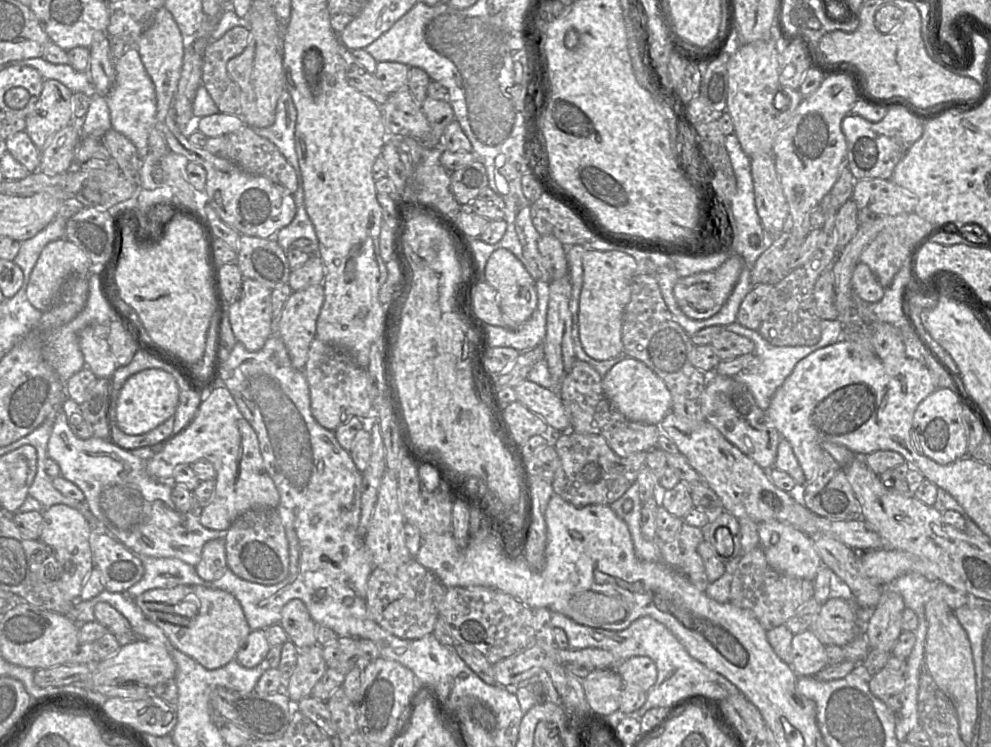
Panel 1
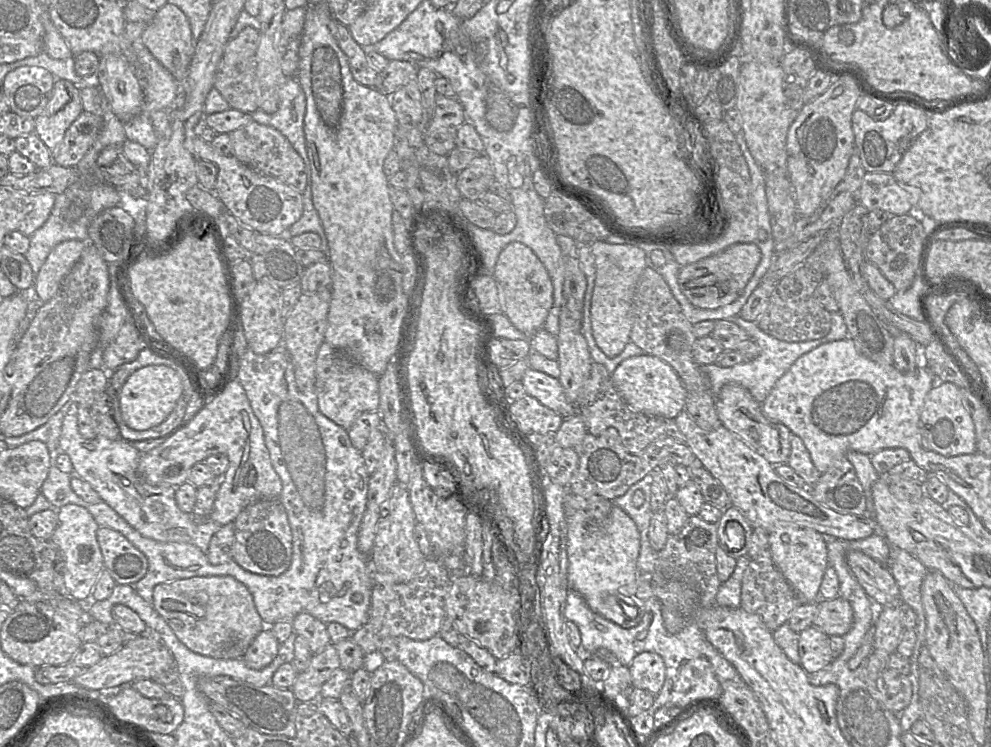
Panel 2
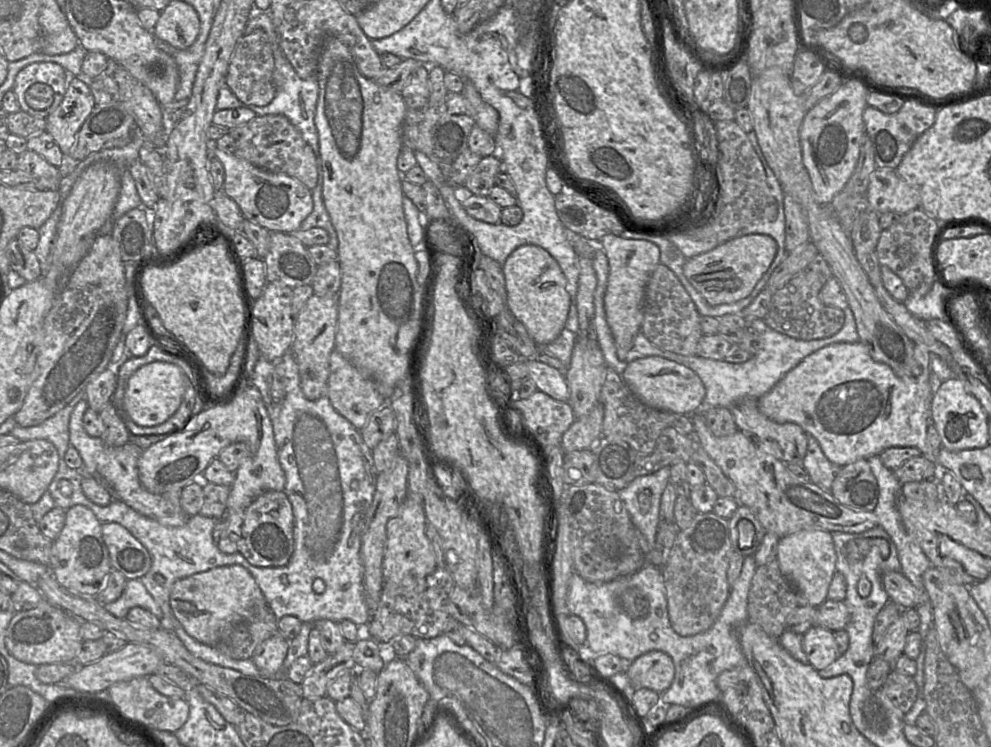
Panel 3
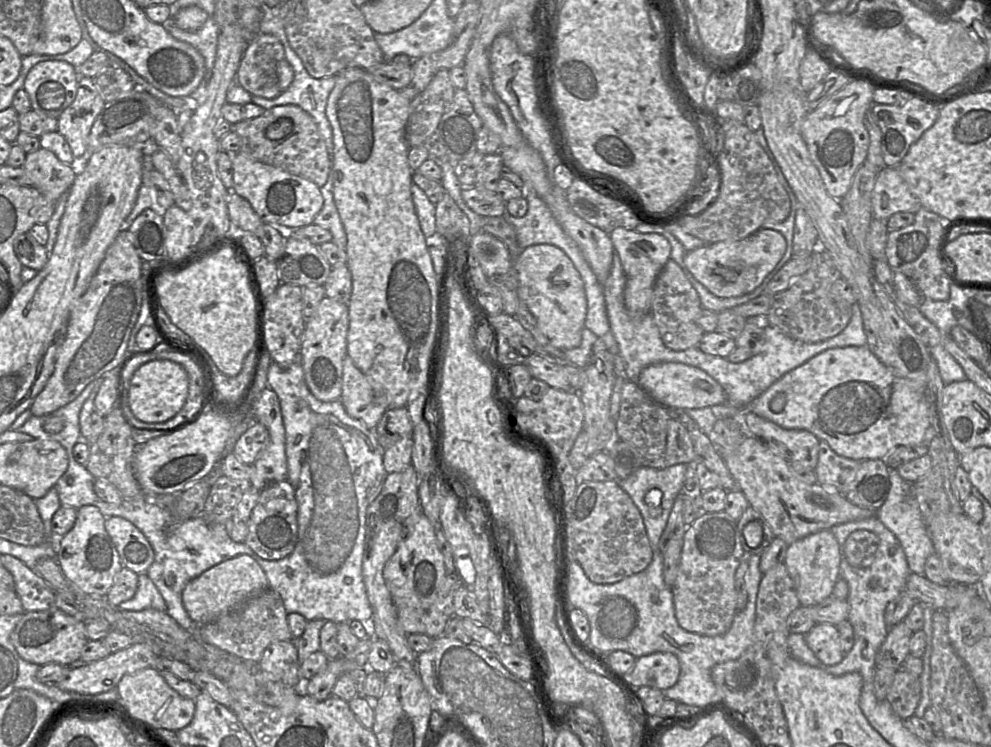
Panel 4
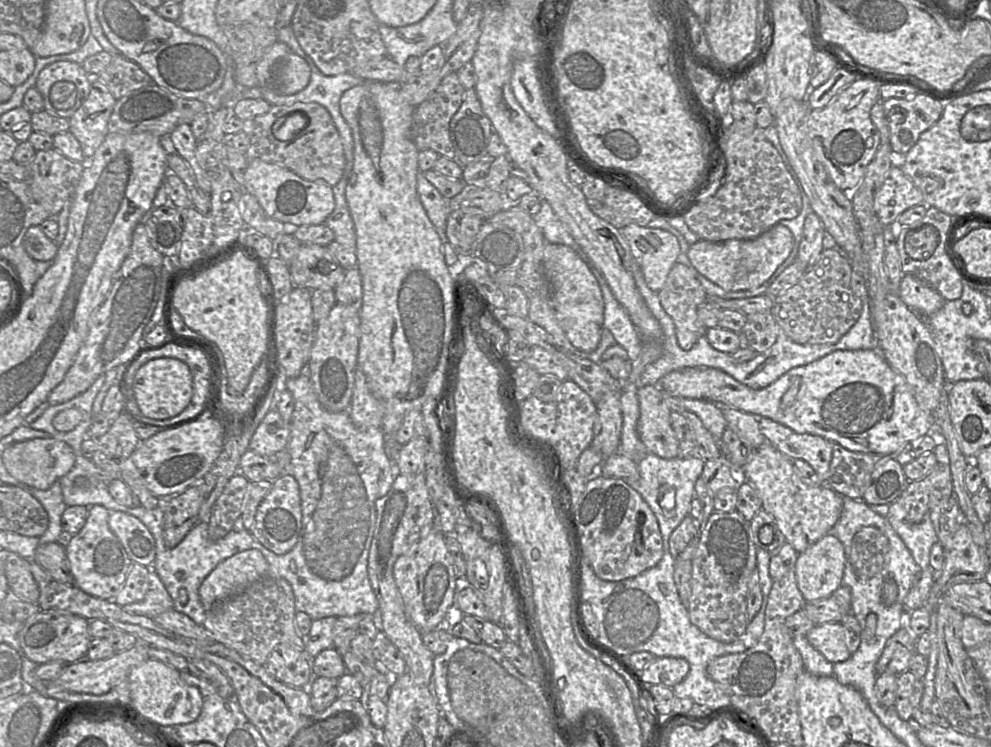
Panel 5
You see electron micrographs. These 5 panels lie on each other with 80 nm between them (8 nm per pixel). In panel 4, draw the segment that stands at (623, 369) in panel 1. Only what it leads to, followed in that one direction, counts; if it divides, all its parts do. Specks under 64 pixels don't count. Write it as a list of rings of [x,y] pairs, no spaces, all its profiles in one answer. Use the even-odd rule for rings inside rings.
[[[659,363],[645,367],[637,383],[657,403],[681,410],[723,405],[727,395],[723,387],[705,371],[682,363]]]

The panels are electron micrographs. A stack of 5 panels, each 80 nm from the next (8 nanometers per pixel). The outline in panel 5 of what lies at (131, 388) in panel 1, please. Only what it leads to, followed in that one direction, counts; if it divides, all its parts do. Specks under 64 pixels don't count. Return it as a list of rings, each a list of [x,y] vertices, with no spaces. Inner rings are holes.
[[[158,358],[143,365],[135,374],[133,394],[141,414],[155,420],[176,417],[191,402],[193,380],[189,367],[174,358]]]

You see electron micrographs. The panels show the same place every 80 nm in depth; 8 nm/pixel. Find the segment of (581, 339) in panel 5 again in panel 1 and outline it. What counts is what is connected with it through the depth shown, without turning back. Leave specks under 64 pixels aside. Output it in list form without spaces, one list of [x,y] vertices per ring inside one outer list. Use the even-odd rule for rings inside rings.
[[[505,248],[497,249],[486,263],[483,280],[497,291],[500,309],[505,315],[506,327],[511,330],[517,330],[523,326],[529,320],[538,304],[535,280],[526,270],[523,263],[509,250]]]

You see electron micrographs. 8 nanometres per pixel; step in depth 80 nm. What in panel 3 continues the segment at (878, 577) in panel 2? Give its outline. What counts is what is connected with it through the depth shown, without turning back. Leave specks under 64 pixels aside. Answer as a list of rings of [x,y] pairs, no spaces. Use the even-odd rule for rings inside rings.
[[[886,572],[883,574],[882,581],[890,601],[901,608],[916,608],[922,603],[929,602],[929,597],[924,588],[915,587],[902,572]]]

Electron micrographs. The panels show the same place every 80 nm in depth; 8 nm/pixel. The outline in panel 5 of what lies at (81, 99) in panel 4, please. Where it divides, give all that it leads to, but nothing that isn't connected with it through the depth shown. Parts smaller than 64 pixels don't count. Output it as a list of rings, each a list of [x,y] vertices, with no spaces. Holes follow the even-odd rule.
[[[91,76],[91,88],[88,96],[69,118],[69,132],[79,141],[86,158],[92,158],[97,148],[105,140],[107,125],[116,98],[107,87]]]

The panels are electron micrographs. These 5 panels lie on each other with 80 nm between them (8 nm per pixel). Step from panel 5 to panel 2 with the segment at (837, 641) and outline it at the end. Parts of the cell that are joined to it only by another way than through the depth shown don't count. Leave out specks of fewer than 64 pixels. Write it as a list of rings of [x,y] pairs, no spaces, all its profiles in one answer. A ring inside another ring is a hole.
[[[813,626],[799,633],[799,664],[808,674],[824,669],[834,660],[830,641],[830,636]]]

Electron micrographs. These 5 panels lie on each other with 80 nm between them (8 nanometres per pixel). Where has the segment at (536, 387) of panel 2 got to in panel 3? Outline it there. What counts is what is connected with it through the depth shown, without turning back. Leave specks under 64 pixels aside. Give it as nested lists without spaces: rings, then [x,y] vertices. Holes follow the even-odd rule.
[[[535,358],[528,360],[529,378],[542,391],[554,399],[568,401],[570,397],[566,376],[558,369]]]

